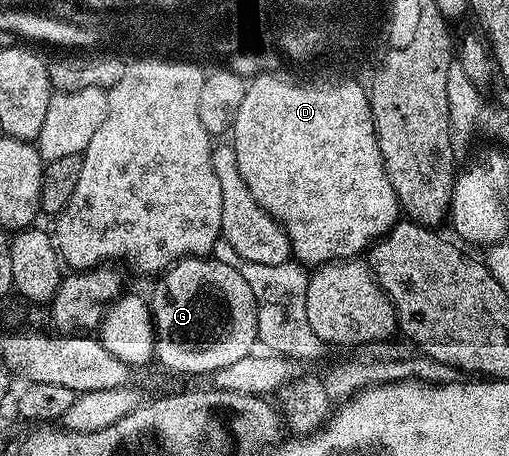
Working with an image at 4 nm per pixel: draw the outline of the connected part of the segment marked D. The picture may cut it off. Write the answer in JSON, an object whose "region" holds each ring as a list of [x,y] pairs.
{"region":[[[260,73],[245,85],[230,131],[238,172],[250,188],[250,196],[284,227],[296,262],[315,268],[325,262],[355,259],[388,233],[402,214],[378,148],[368,91],[352,78],[329,86],[299,86],[278,75]]]}

